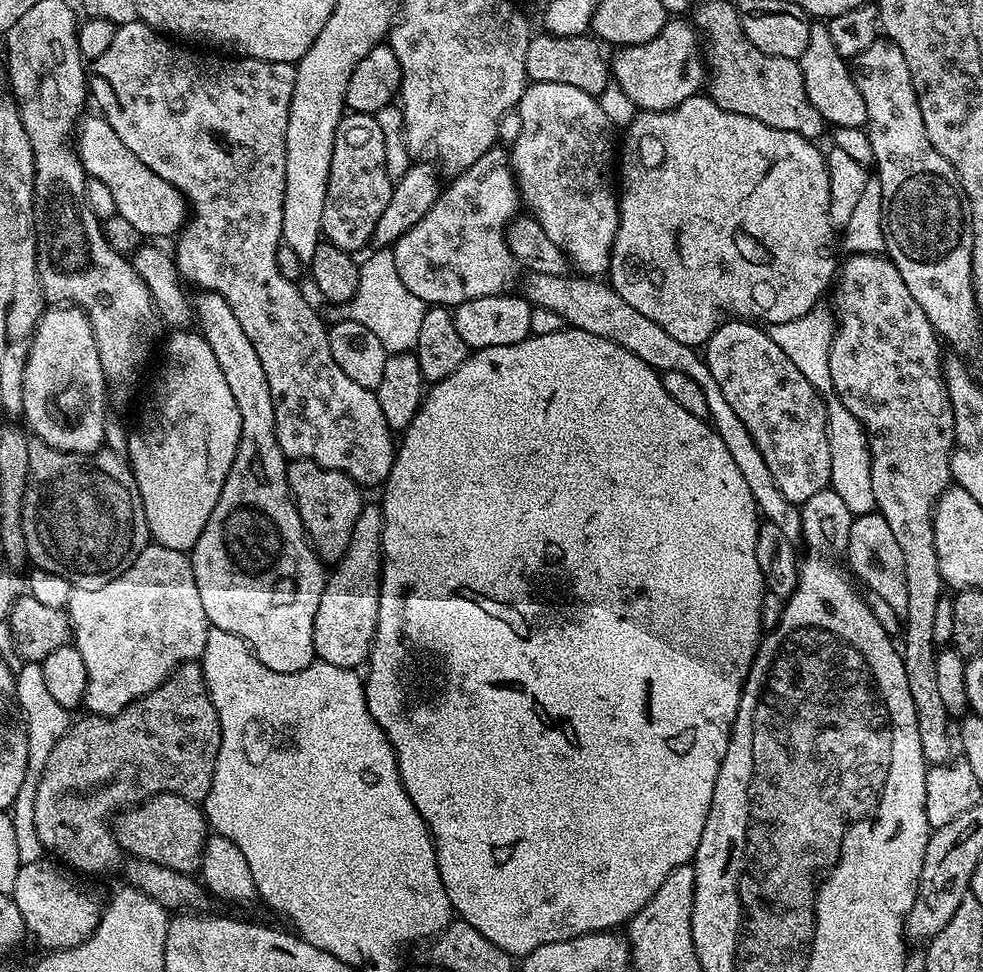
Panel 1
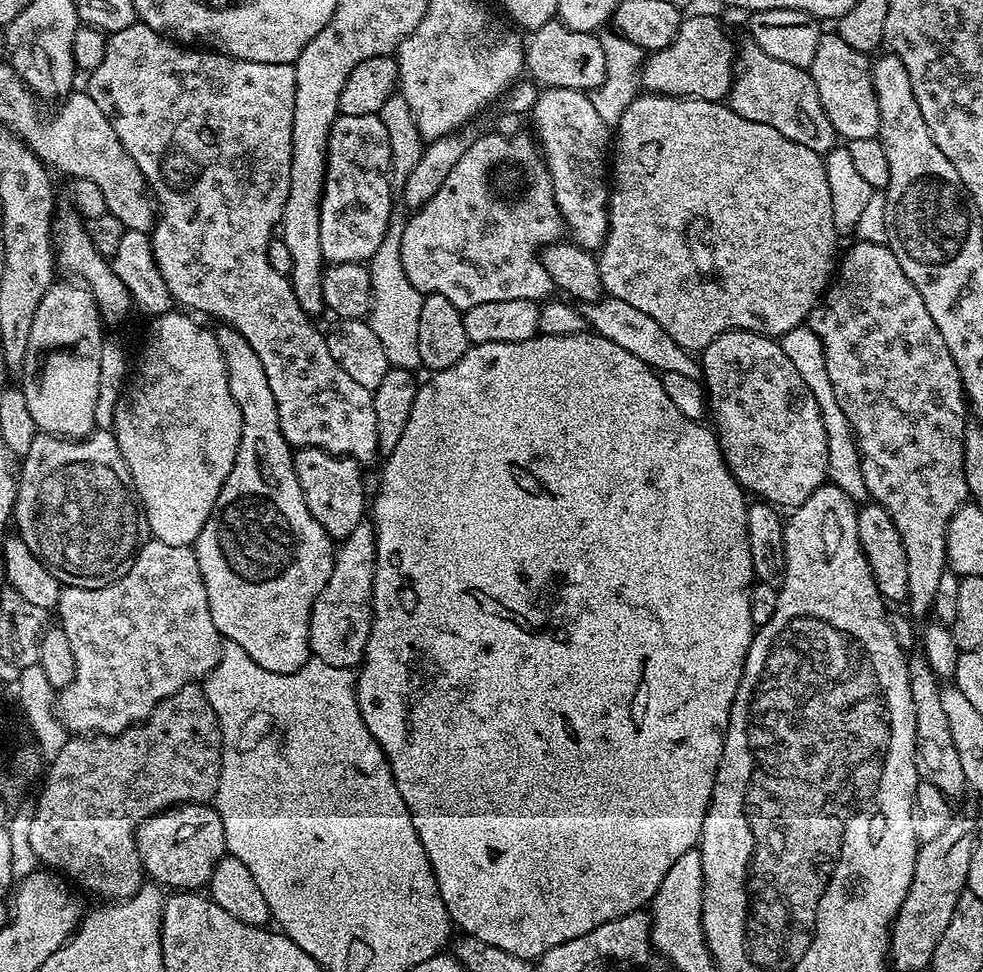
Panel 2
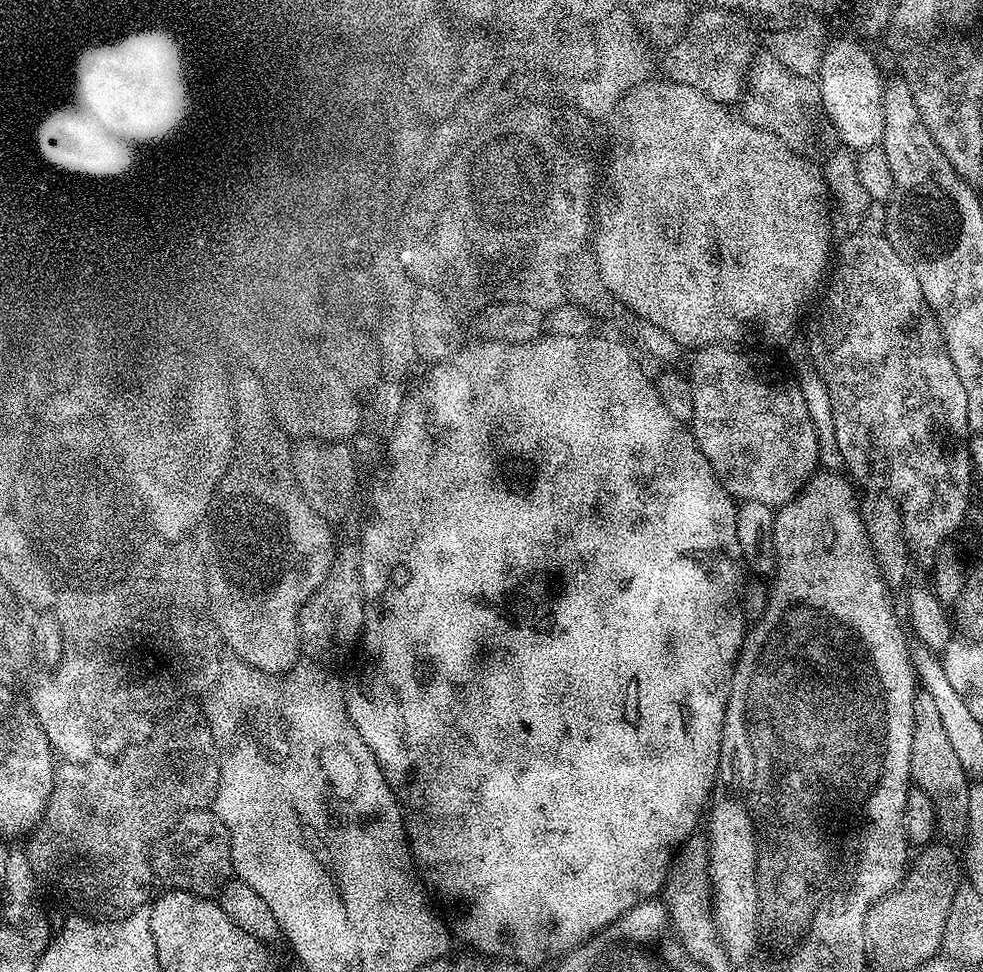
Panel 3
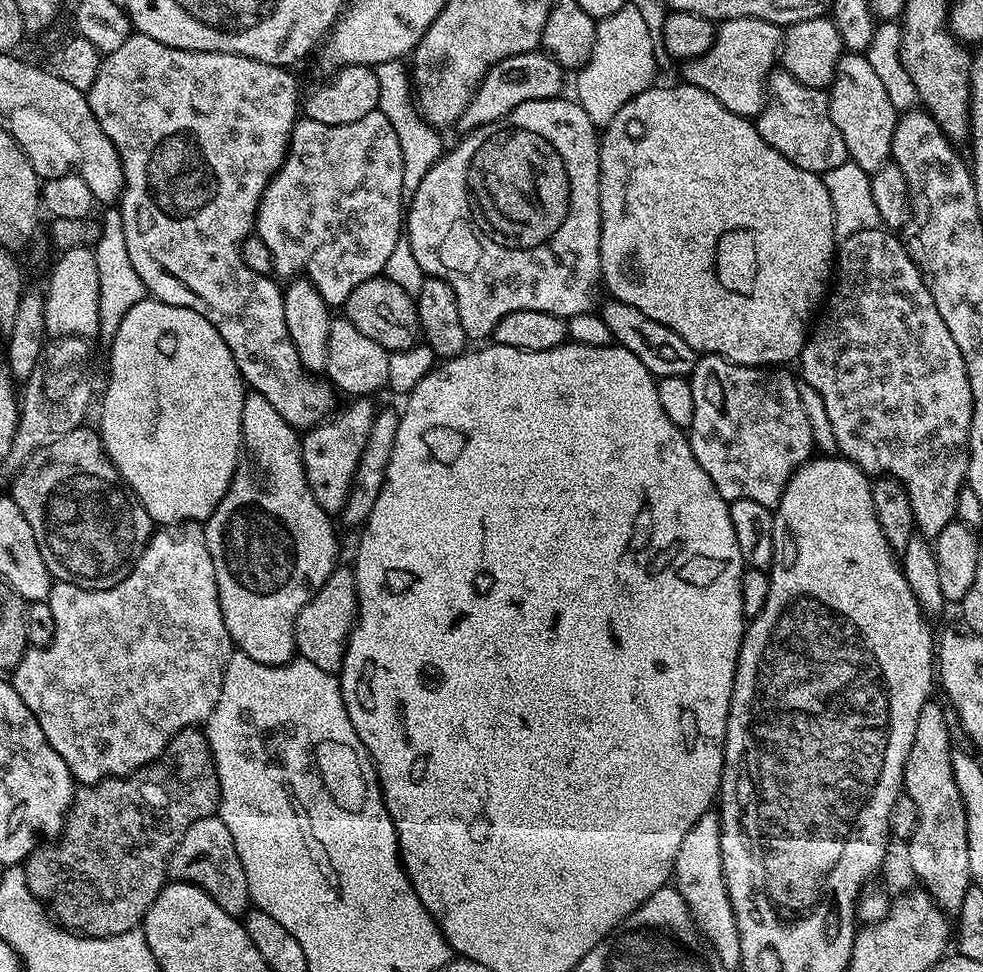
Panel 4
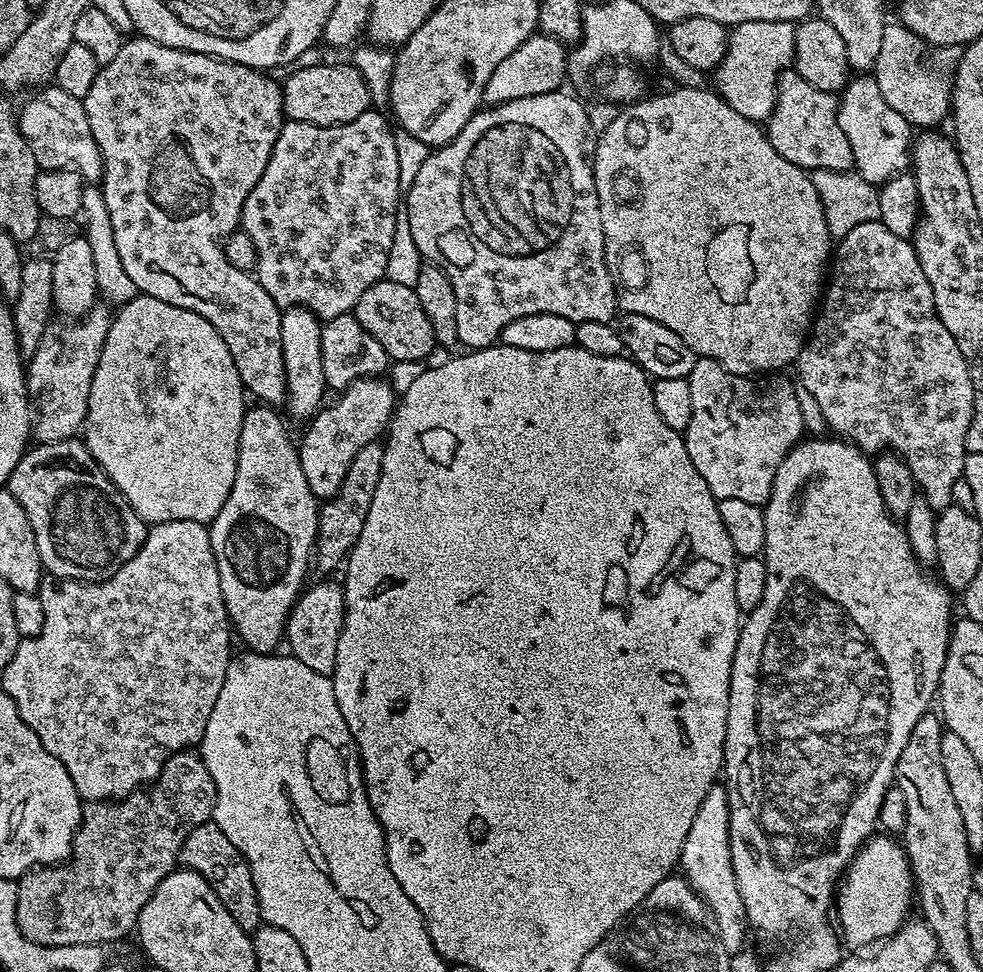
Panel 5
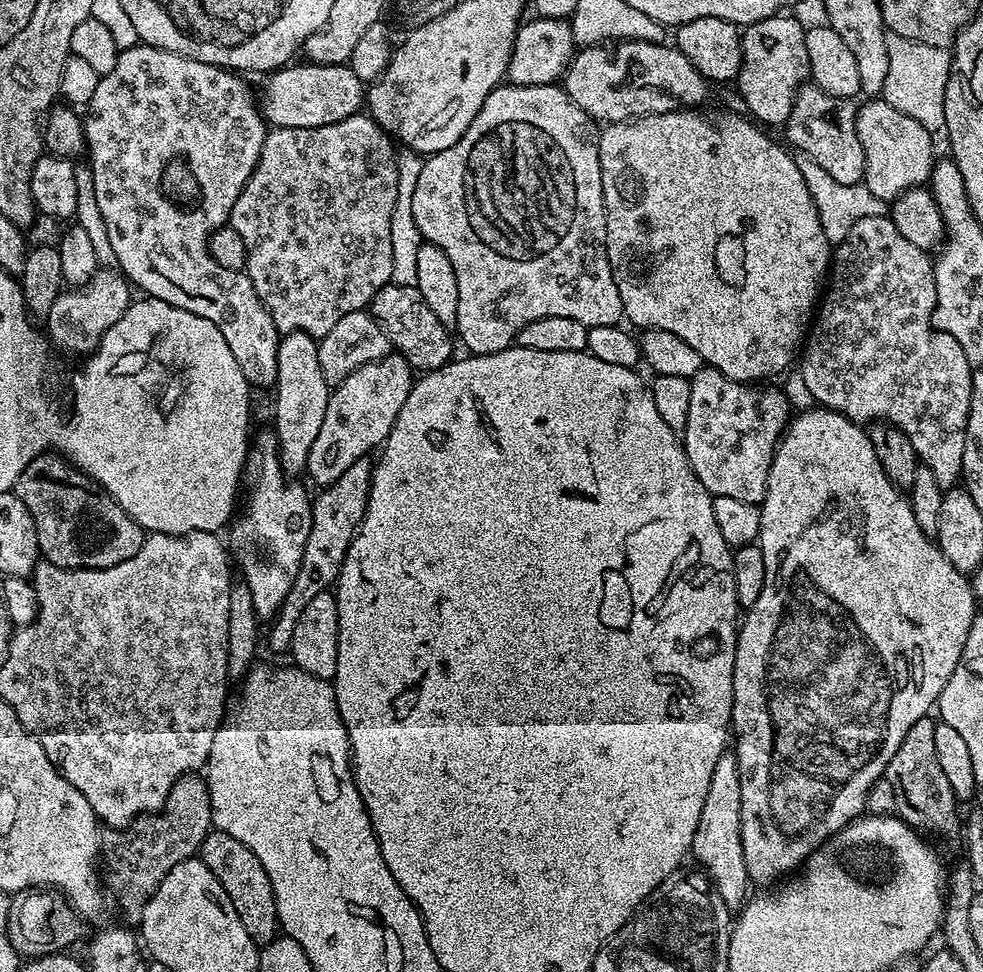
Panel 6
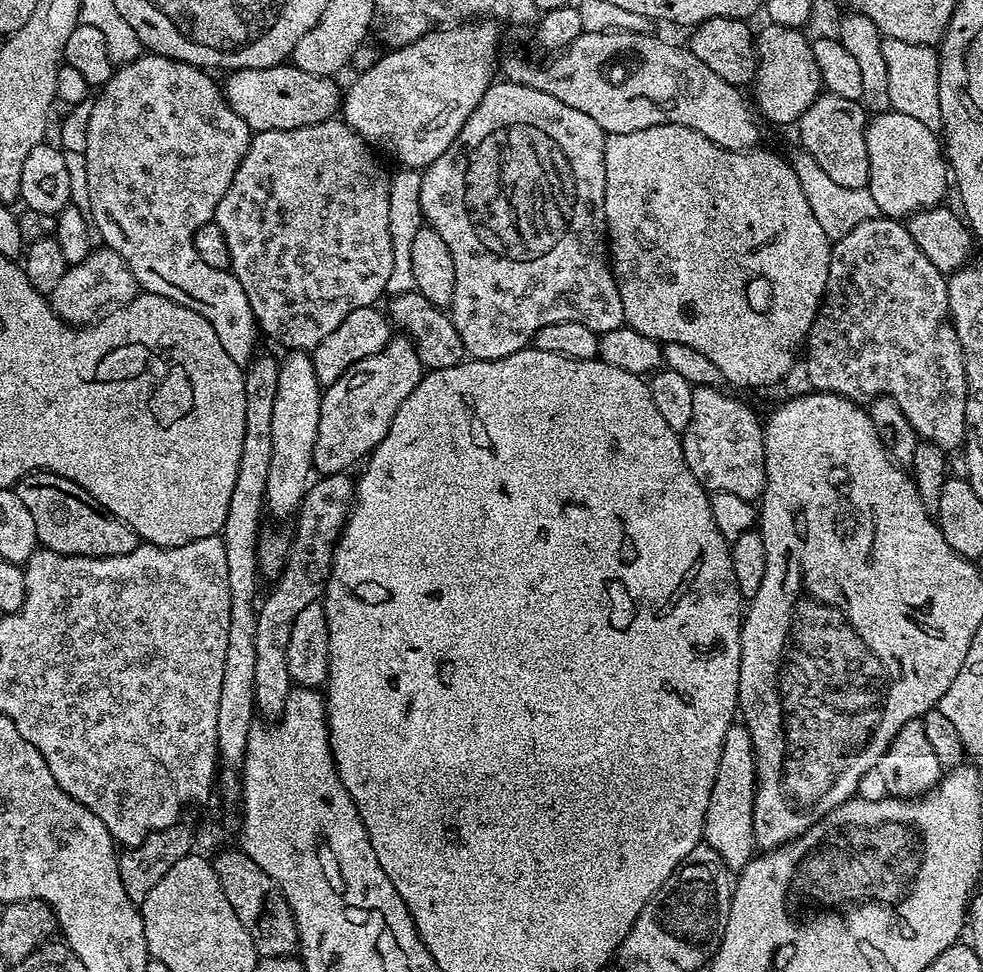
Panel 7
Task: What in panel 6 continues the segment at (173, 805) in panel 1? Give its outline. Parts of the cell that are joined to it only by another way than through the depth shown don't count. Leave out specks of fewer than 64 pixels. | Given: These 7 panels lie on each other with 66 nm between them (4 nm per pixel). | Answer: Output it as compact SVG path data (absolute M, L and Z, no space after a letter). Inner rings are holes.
M209 831L207 838L200 845L198 858L222 882L226 890L226 898L234 906L236 917L242 922L246 934L250 934L253 945L263 946L276 939L278 925L276 923L276 907L270 880L266 878L266 870L262 870L262 862L254 858L254 854L238 838L230 838L230 834Z

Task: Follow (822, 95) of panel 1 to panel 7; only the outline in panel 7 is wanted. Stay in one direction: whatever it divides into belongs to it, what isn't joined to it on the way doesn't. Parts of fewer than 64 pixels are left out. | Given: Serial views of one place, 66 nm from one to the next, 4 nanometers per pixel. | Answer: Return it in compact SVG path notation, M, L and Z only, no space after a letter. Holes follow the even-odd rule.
M877 112L866 130L866 154L870 158L867 189L878 202L884 218L907 218L913 212L935 208L950 188L950 169L942 140L922 122L901 112Z

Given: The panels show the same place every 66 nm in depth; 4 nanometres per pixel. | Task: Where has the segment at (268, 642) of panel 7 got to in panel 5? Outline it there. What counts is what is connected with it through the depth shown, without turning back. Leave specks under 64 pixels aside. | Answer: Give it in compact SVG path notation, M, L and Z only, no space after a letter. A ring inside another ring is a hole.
M372 440L354 454L354 462L350 462L350 470L346 470L346 478L342 478L342 486L332 499L320 504L320 517L316 531L316 546L314 549L314 568L324 574L332 574L336 567L347 561L348 553L352 551L362 534L362 526L366 526L366 514L370 514L370 505L374 503L374 490L378 490L378 478L382 478L382 458L384 444L380 440Z

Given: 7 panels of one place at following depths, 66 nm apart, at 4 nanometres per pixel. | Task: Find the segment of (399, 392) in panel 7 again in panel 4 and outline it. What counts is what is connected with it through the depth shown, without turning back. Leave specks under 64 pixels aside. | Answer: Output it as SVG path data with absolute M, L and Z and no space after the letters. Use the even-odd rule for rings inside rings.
M368 398L353 399L344 409L341 407L335 414L329 416L323 424L309 428L303 433L300 453L306 482L318 506L322 506L326 513L340 513L350 494L358 458L362 458L362 450L366 446L370 428L378 411L377 405L372 405L372 402Z

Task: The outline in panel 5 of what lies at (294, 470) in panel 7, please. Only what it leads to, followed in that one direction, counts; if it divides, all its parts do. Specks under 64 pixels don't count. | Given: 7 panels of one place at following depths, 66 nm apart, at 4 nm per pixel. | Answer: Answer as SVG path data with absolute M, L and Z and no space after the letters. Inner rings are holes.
M303 306L285 308L280 317L282 356L288 386L286 408L289 408L298 419L305 419L304 421L315 416L325 403L324 392L326 393L326 385L322 374L321 327L321 320L309 308Z

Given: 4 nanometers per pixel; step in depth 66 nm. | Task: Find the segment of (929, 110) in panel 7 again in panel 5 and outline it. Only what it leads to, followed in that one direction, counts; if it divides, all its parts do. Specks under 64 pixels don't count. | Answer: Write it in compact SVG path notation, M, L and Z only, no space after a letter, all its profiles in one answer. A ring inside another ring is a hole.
M885 26L882 30L882 50L878 50L878 62L874 69L874 75L878 82L878 90L882 90L882 98L886 98L894 111L902 114L906 122L916 130L936 130L940 123L947 121L952 106L952 80L950 75L954 70L954 56L948 50L937 50L923 40L914 30L895 26Z

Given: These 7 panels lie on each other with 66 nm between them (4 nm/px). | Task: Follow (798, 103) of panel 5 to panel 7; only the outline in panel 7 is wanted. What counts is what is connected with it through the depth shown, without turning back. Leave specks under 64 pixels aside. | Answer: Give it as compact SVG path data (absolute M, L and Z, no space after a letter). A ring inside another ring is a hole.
M821 94L800 116L798 144L814 156L831 181L851 190L867 188L870 174L870 158L866 154L868 122L869 117L861 101Z

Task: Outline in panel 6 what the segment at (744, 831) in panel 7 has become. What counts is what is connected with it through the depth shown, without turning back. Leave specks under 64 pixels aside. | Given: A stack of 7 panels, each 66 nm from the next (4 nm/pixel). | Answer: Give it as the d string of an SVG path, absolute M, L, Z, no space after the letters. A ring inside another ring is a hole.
M724 751L718 758L718 766L714 766L714 778L710 778L710 790L706 790L706 803L702 806L702 814L698 817L698 830L694 830L694 842L691 855L714 885L715 895L726 902L729 910L739 910L749 899L750 881L746 870L746 858L742 854L742 786L740 771L735 755Z

